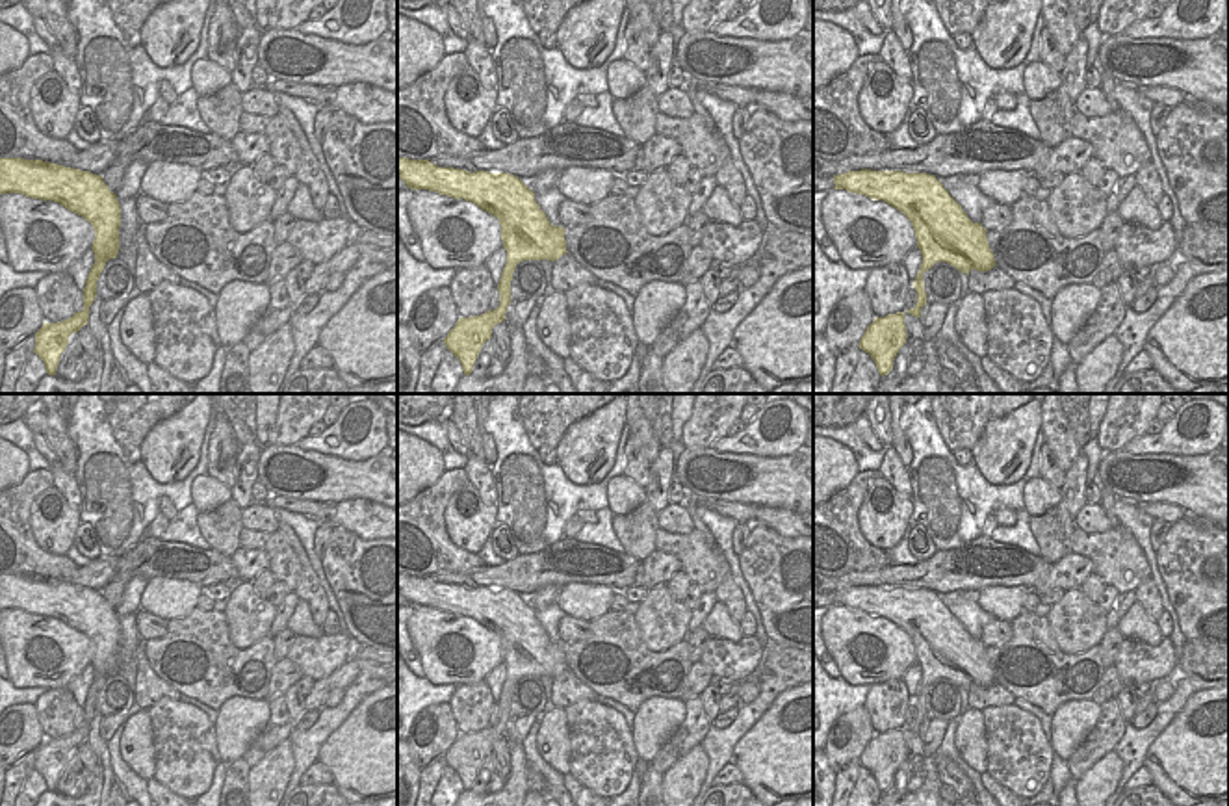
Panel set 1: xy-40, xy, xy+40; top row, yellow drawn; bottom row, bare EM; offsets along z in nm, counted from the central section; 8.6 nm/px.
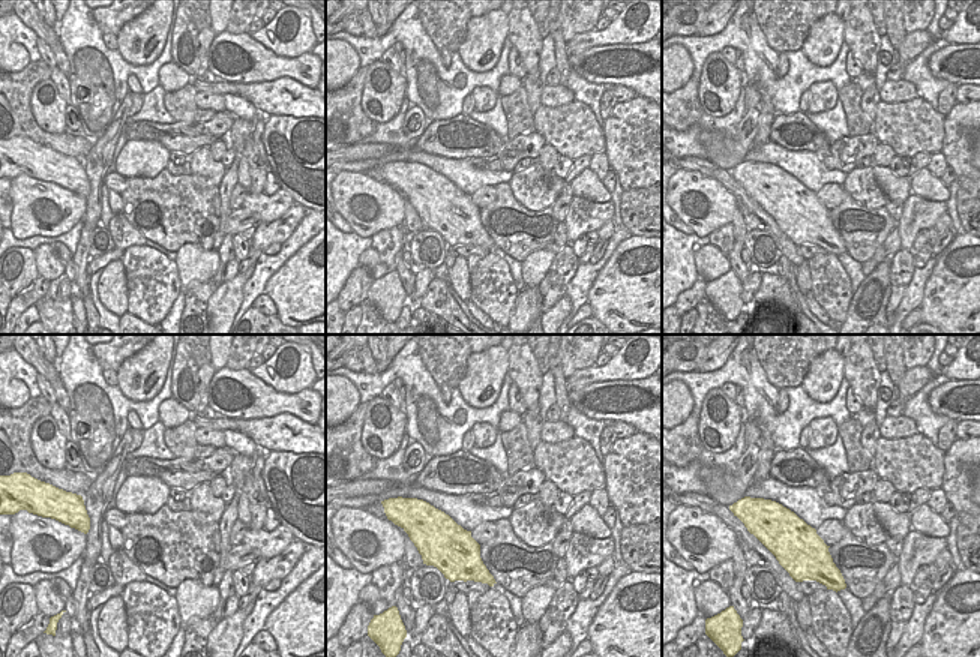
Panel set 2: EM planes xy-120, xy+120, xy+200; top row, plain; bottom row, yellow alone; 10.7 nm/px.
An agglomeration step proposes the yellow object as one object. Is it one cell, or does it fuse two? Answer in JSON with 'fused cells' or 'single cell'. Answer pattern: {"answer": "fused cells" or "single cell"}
{"answer": "single cell"}

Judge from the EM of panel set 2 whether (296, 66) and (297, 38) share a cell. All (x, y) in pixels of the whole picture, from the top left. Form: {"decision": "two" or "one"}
{"decision": "two"}

